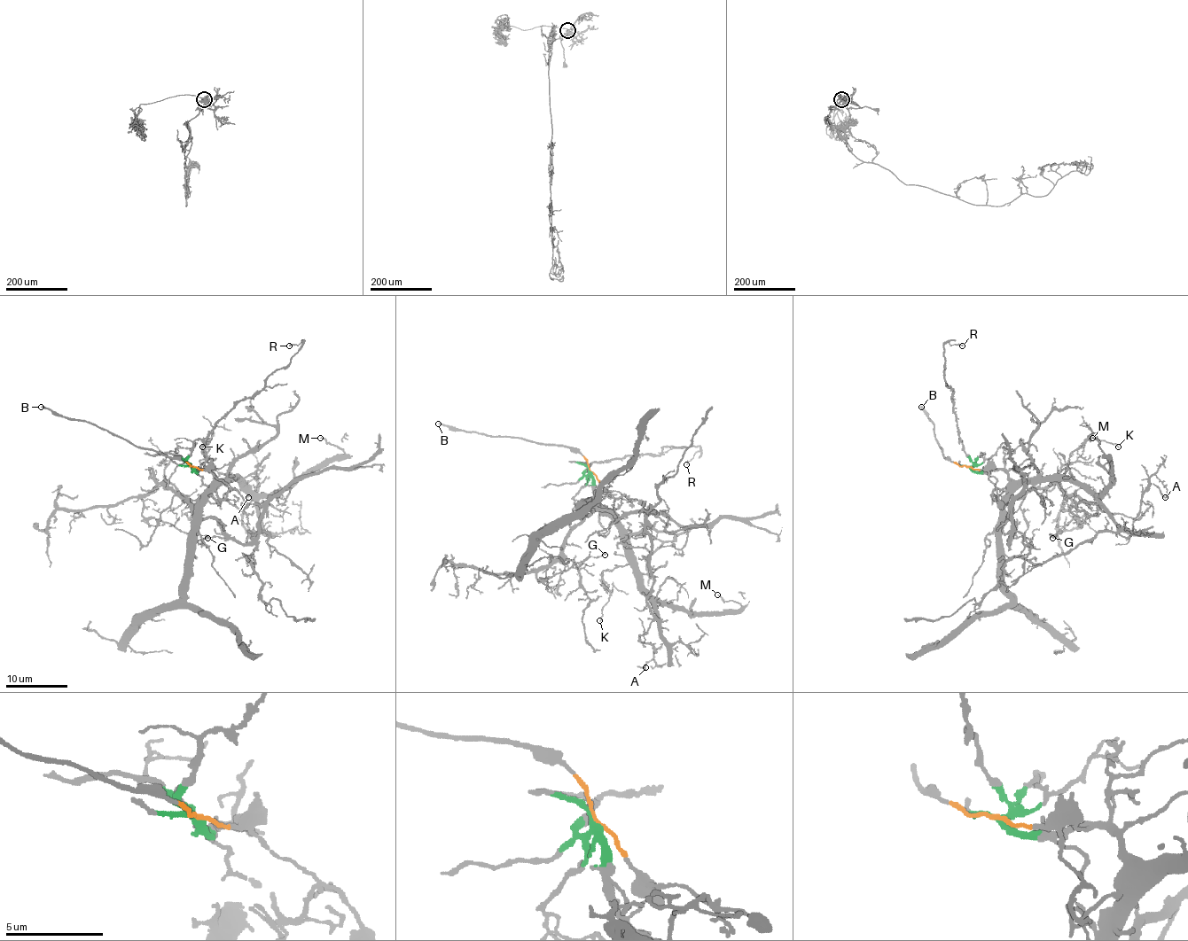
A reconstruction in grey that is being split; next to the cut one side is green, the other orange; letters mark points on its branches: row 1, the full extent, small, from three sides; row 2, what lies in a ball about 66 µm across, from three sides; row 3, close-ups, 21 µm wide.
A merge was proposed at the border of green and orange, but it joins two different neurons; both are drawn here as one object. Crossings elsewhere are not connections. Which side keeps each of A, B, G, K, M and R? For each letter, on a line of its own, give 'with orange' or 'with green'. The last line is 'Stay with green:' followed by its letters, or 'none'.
A: with green
B: with orange
G: with green
K: with green
M: with green
R: with green
Stay with green: A, G, K, M, R

